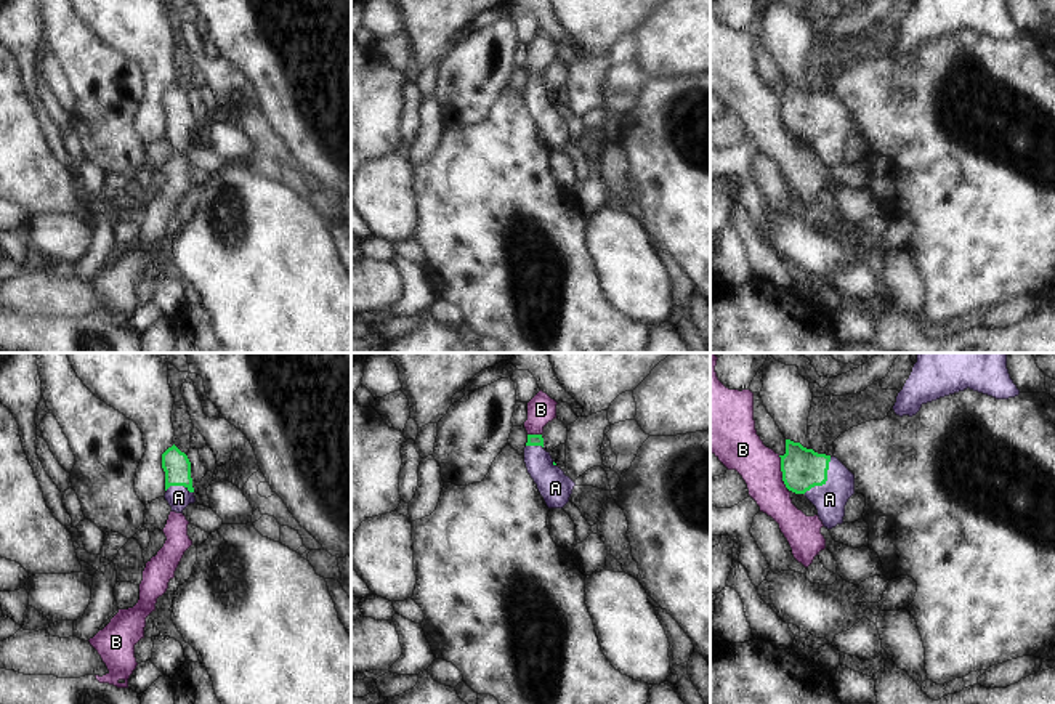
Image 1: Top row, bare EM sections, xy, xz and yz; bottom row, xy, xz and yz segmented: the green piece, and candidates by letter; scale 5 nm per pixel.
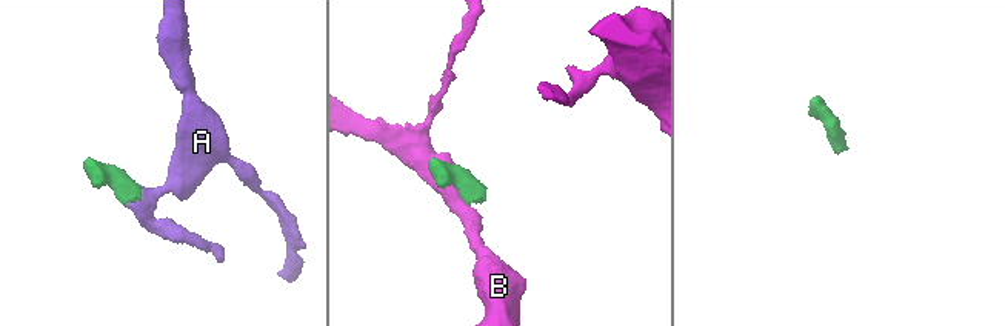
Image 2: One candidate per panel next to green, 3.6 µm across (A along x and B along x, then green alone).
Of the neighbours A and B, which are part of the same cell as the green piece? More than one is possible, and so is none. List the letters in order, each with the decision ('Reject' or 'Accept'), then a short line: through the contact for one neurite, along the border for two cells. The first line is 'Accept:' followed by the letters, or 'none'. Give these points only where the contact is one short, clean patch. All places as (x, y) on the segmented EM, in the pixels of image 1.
Accept: A
A: Accept. Line: yz (802, 469), (826, 480), (829, 499)
B: Reject.

